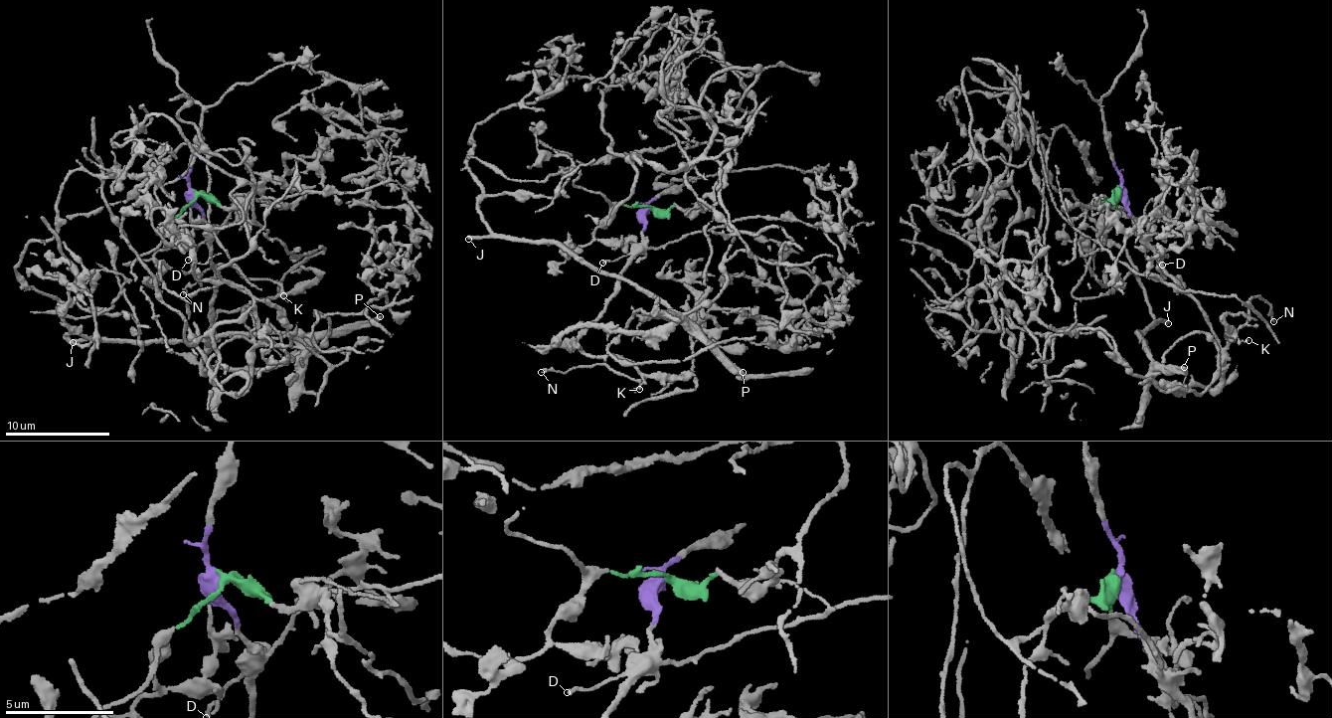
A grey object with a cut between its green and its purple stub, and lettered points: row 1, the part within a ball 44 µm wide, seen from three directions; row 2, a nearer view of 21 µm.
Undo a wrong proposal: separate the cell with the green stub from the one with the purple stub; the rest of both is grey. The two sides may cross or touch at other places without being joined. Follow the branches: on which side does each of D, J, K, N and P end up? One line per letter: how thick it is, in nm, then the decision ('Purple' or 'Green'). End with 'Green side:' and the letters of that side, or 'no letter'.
D: Thickness 140 nm. Purple
J: Thickness 320 nm. Purple
K: Thickness 130 nm. Purple
N: Thickness 130 nm. Purple
P: Thickness 420 nm. Purple
Green side: no letter

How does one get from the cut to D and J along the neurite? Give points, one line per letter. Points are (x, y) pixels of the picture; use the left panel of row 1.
D: (195, 194), (209, 235), (189, 261)
J: (195, 194), (219, 276), (202, 363), (271, 370), (298, 357), (303, 349), (281, 332), (73, 343)

